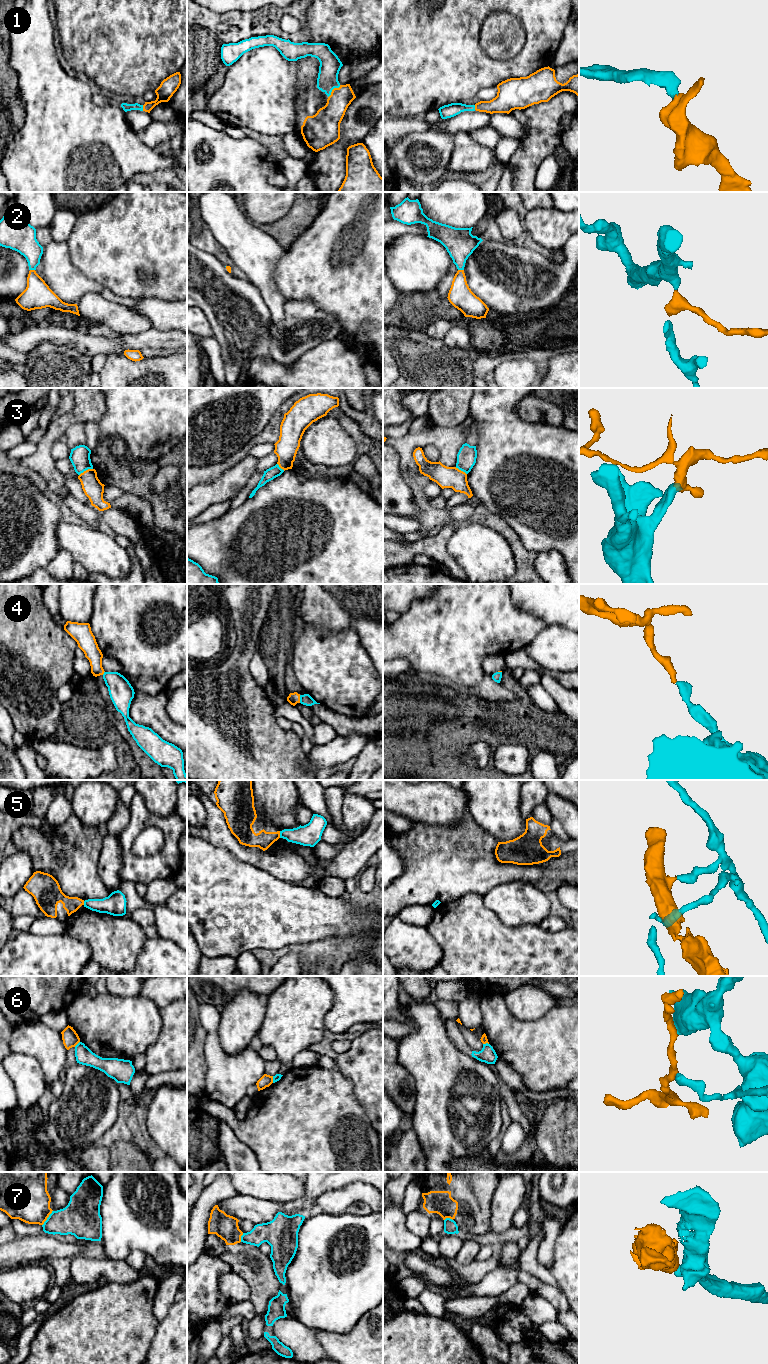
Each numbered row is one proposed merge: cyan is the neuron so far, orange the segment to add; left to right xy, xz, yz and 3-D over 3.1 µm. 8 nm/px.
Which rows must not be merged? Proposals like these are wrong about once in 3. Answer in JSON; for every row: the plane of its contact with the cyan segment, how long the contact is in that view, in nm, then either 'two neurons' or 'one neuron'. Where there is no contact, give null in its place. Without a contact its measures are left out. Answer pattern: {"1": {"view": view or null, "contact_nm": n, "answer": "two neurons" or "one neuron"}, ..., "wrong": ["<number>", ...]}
{"1": {"view": "xz", "contact_nm": 140, "answer": "one neuron"}, "2": {"view": "yz", "contact_nm": 50, "answer": "one neuron"}, "3": {"view": "xy", "contact_nm": 130, "answer": "two neurons"}, "4": {"view": "xz", "contact_nm": 60, "answer": "one neuron"}, "5": {"view": "xz", "contact_nm": 60, "answer": "two neurons"}, "6": {"view": "xy", "contact_nm": 60, "answer": "two neurons"}, "7": {"view": "xy", "contact_nm": 150, "answer": "two neurons"}, "wrong": ["3", "5", "6", "7"]}

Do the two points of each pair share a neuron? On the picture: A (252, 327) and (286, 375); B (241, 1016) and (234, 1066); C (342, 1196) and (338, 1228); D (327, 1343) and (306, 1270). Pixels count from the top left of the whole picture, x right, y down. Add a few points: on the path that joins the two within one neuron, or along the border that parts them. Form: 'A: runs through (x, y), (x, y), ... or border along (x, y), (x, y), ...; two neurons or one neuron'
A: border along (271, 359), (254, 359), (248, 366); two neurons
B: border along (218, 1037), (228, 1054), (239, 1053), (249, 1044); two neurons
C: border along (317, 1210), (323, 1213), (345, 1213); two neurons
D: border along (319, 1330), (347, 1333); two neurons

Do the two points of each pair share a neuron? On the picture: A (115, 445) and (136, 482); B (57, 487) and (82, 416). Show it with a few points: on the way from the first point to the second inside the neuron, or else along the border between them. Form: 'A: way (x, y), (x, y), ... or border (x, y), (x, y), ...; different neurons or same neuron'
A: border (108, 444), (108, 450), (115, 459), (131, 461); different neurons
B: way (46, 466), (46, 442), (61, 425); same neuron

